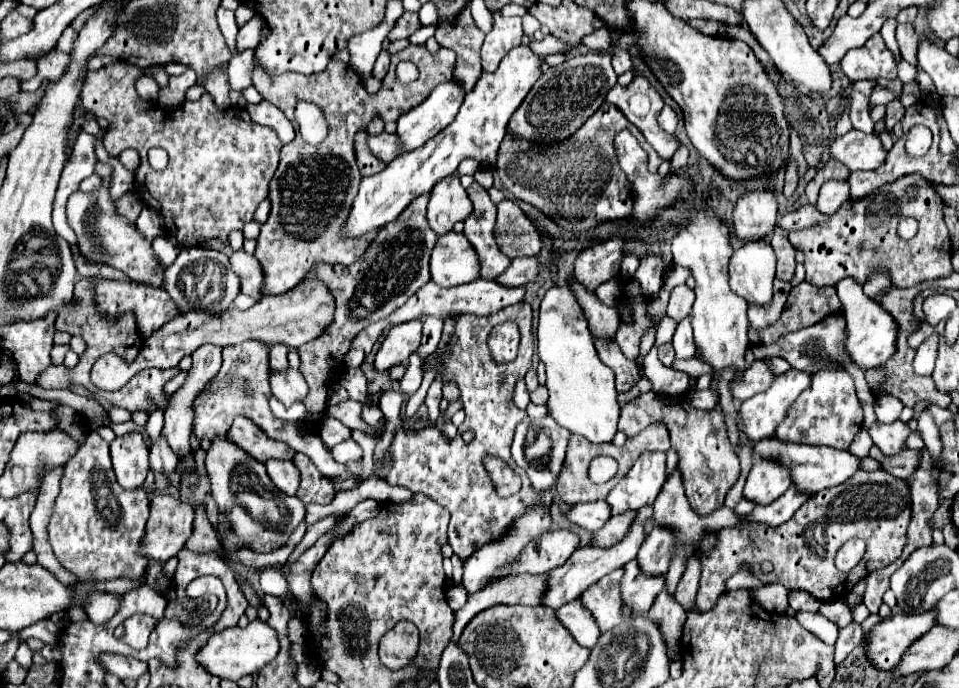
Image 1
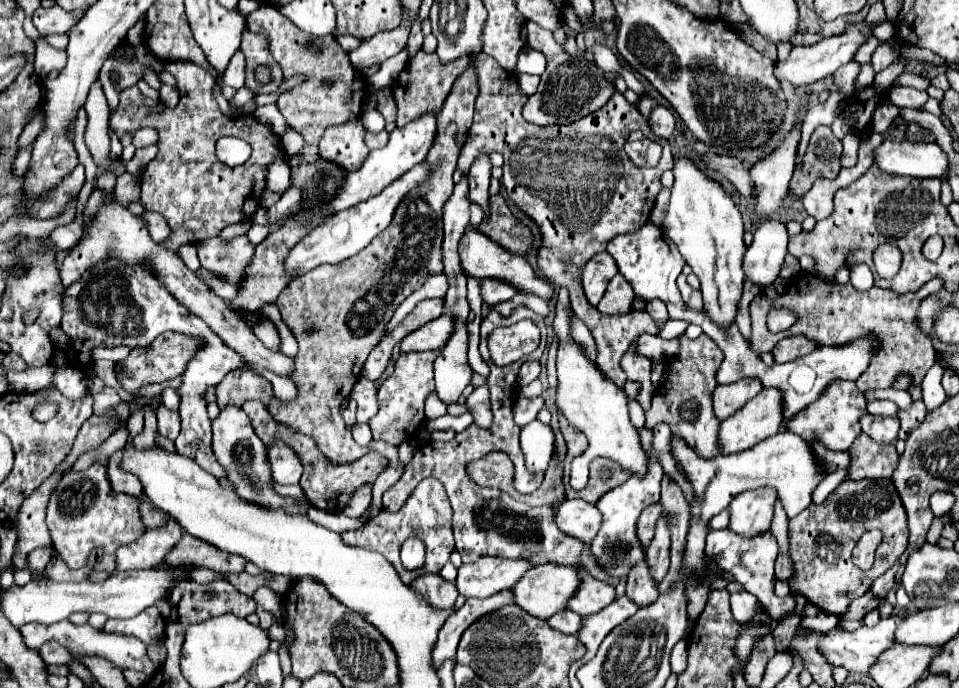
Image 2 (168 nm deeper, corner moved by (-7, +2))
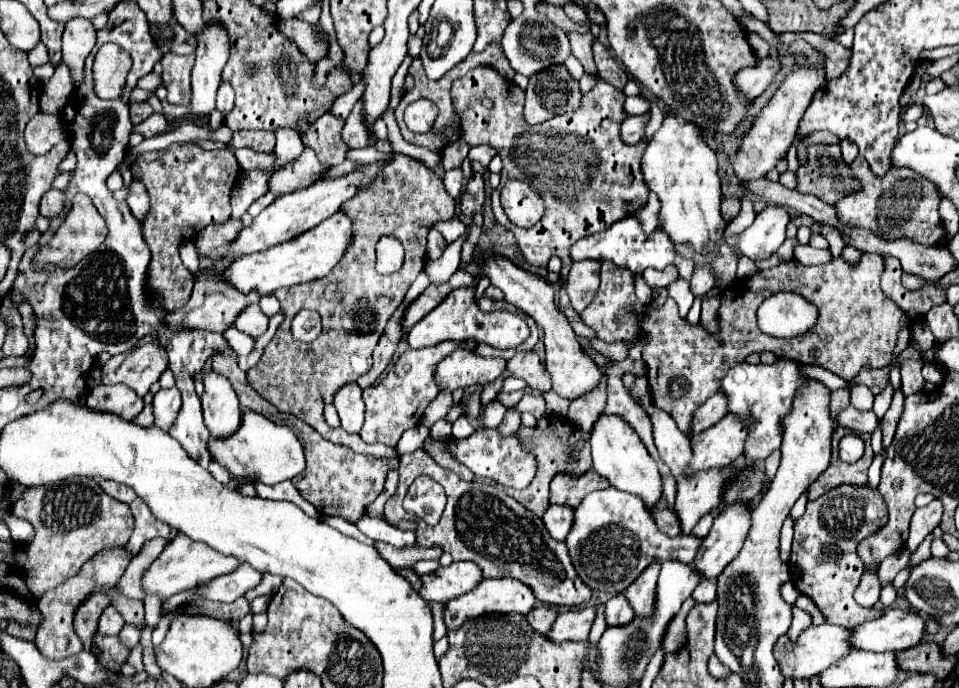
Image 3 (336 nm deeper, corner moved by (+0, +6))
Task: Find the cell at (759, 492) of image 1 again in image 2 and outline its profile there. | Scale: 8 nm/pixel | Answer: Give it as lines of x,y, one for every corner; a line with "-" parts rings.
754,489
748,493
740,493
728,505
730,511
728,529
746,539
766,533
772,523
774,501
776,489

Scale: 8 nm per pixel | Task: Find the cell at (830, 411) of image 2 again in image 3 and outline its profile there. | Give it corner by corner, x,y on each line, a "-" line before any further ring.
835,389
831,391
831,417
833,417
833,423
837,423
837,413
845,407
849,407
851,401
849,401
849,389

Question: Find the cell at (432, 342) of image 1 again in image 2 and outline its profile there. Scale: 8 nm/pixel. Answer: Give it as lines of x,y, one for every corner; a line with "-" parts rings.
432,393
432,397
428,397
428,401
426,401
426,417
436,419
436,417
442,417
442,415
446,415
446,407
438,401
436,393

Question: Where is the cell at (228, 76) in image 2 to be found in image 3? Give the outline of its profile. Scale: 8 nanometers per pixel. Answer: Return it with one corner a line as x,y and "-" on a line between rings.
223,81
219,87
219,93
217,93
217,109
223,111
223,117
233,109
233,99
235,99
233,87
229,87
227,81

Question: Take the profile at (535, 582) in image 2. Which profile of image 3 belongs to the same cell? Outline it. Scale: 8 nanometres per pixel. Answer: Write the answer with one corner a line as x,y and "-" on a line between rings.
497,577
497,579
485,579
479,587
475,587
473,591
455,597
451,601
447,601
447,609
445,609
445,625
449,631
461,627
461,623
465,623
467,619
479,617
483,613
529,613
531,609
535,609
537,599
533,597
533,591
529,589
529,585
513,579
513,577

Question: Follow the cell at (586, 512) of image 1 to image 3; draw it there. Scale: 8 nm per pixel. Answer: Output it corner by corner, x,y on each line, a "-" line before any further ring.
549,505
543,515
543,523
553,539
565,541
569,529
573,527
573,513
575,509
569,509
569,505

